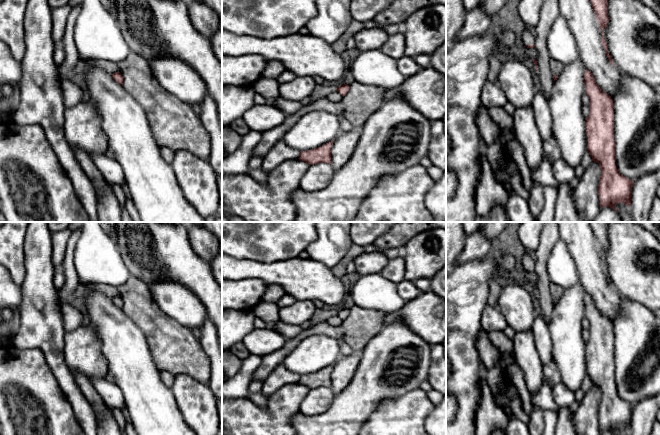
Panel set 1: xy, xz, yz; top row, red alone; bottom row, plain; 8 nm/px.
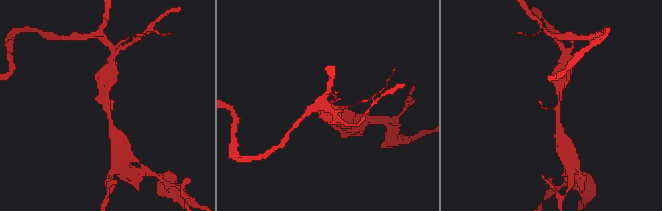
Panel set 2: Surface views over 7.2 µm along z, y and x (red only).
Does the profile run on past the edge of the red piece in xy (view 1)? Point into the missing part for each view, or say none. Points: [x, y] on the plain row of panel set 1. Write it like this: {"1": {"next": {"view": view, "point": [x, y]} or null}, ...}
{"1": {"next": null}}

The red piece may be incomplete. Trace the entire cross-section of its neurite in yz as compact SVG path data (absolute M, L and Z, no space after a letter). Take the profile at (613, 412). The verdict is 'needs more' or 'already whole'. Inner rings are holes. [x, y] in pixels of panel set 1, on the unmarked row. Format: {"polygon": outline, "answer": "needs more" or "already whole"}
{"polygon": "M589 294L584 297L584 307L585 317L590 323L590 338L586 342L587 374L601 393L598 409L600 430L601 433L610 431L618 435L617 427L631 430L634 405L621 399L616 390L613 323L601 314Z", "answer": "already whole"}

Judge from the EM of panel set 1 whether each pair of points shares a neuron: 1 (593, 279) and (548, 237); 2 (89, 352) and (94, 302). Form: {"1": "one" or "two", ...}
{"1": "two", "2": "two"}

